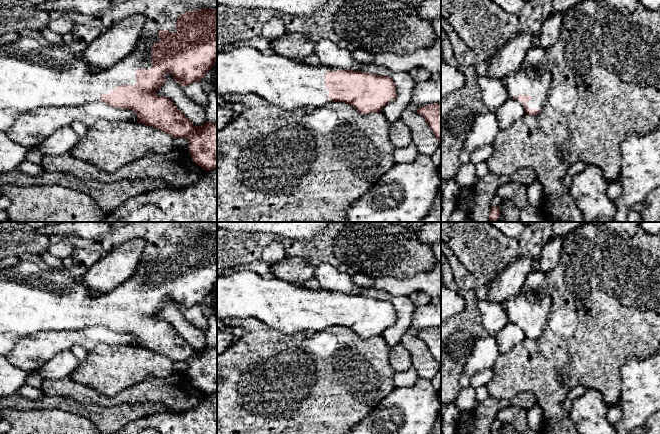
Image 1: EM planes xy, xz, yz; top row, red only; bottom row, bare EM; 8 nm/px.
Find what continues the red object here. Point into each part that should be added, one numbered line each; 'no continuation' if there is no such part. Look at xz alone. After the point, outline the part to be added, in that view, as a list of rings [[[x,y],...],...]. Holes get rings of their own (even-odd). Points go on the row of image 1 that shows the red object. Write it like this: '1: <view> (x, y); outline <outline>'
1: xz (288, 84); outline [[[250,46],[217,51],[217,95],[253,93],[285,110],[305,106],[322,107],[331,102],[327,98],[330,91],[325,87],[326,72],[342,69],[296,62],[271,51],[264,52]]]

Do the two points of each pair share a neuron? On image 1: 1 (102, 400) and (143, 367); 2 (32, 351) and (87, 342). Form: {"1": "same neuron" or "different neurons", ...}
{"1": "different neurons", "2": "same neuron"}

